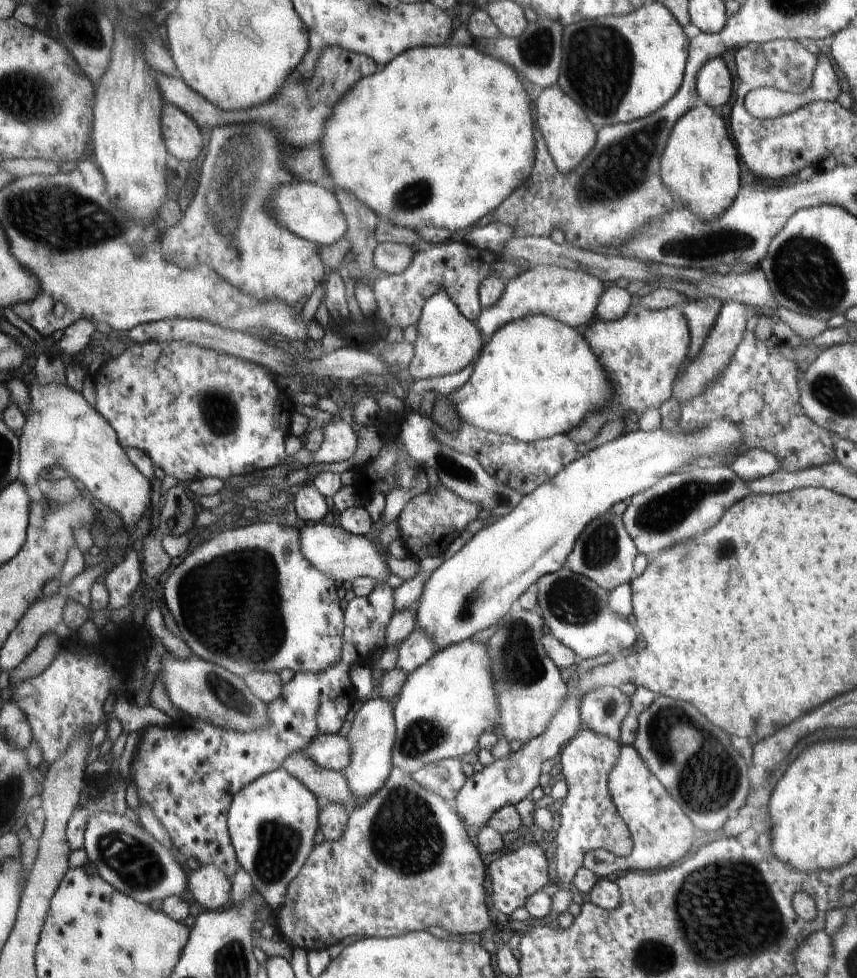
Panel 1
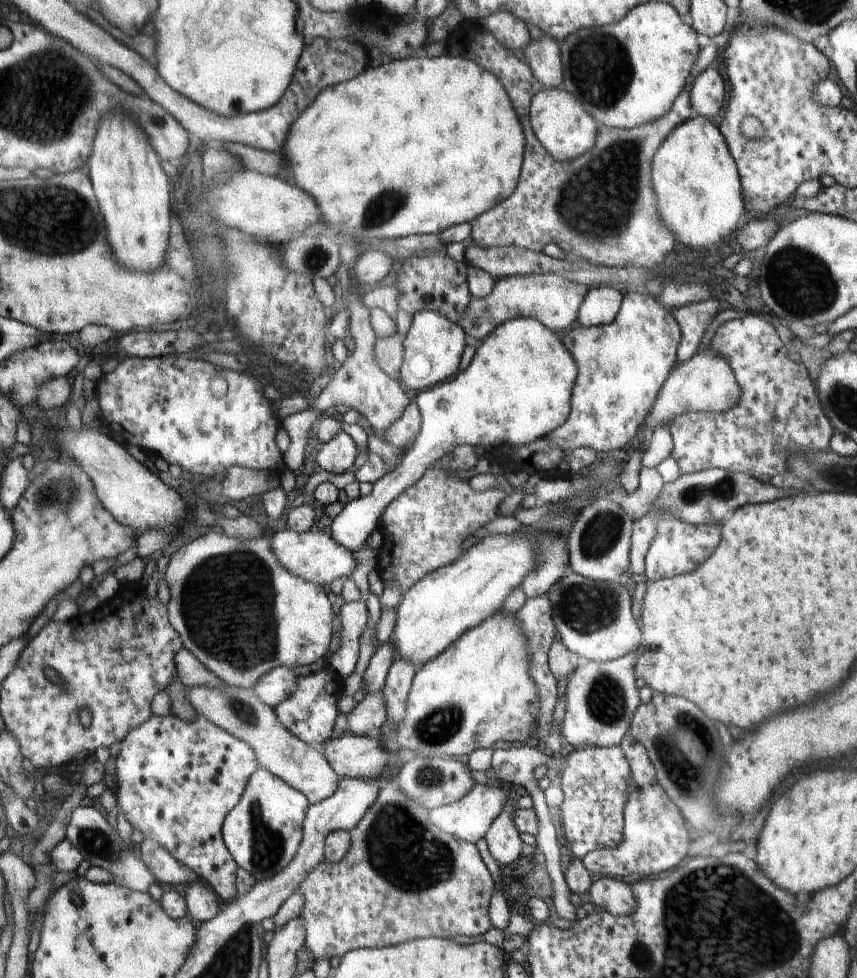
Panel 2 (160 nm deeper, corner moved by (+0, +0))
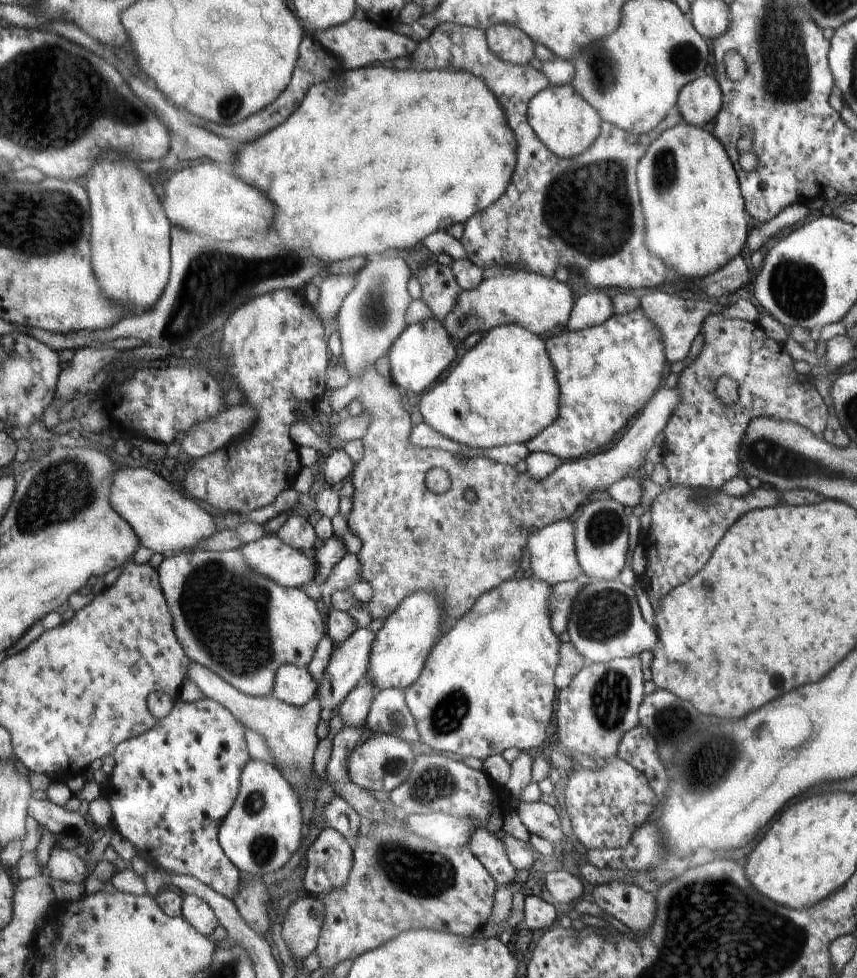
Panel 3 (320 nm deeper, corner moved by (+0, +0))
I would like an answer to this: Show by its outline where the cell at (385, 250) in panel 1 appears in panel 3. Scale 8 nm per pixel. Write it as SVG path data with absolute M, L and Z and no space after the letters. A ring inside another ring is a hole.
M325 276L321 283L318 283L318 300L312 303L317 317L325 323L326 336L336 333L336 317L344 297L354 286L354 277L348 276Z

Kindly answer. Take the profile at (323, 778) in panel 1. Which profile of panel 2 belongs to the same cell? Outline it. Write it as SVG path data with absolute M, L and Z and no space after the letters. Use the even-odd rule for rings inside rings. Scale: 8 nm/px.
M221 682L221 685L214 689L208 687L188 687L186 688L186 695L196 712L208 717L216 726L229 731L231 735L235 735L242 741L247 742L256 752L260 768L269 770L277 775L278 778L289 783L291 787L301 791L311 803L316 804L322 799L327 799L337 789L340 776L333 771L333 768L328 764L326 757L320 752L320 749L314 748L303 740L296 738L287 728L284 728L275 710L271 706L264 704L253 690L231 687Z

